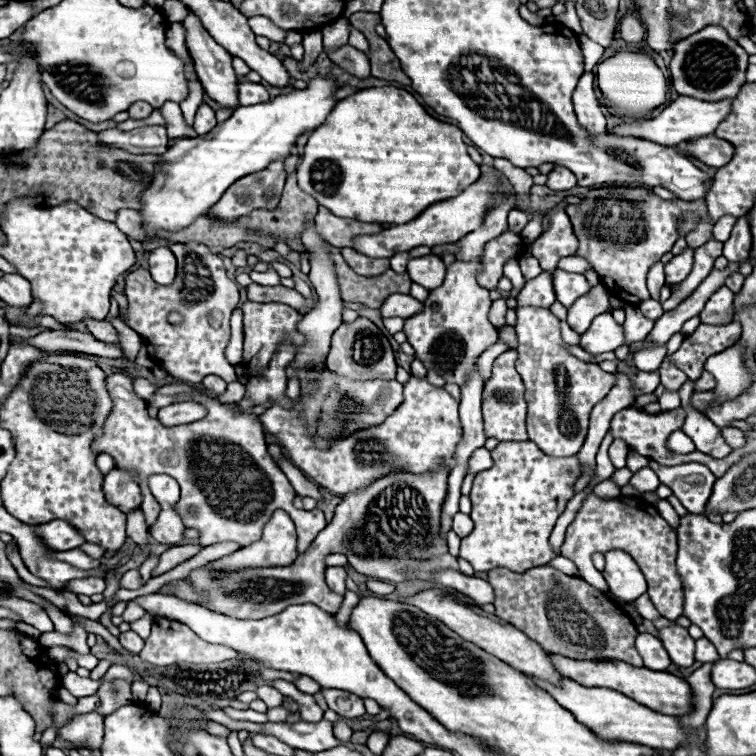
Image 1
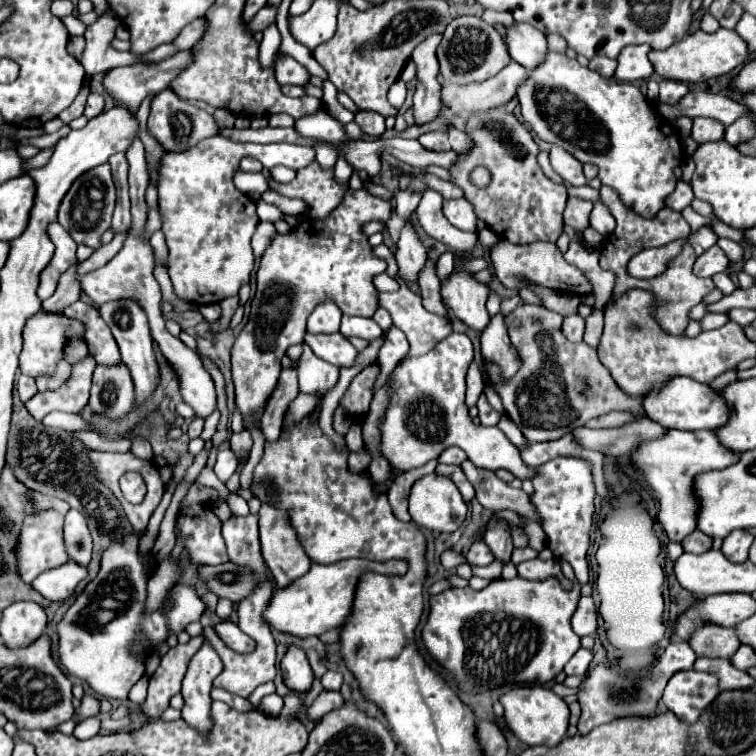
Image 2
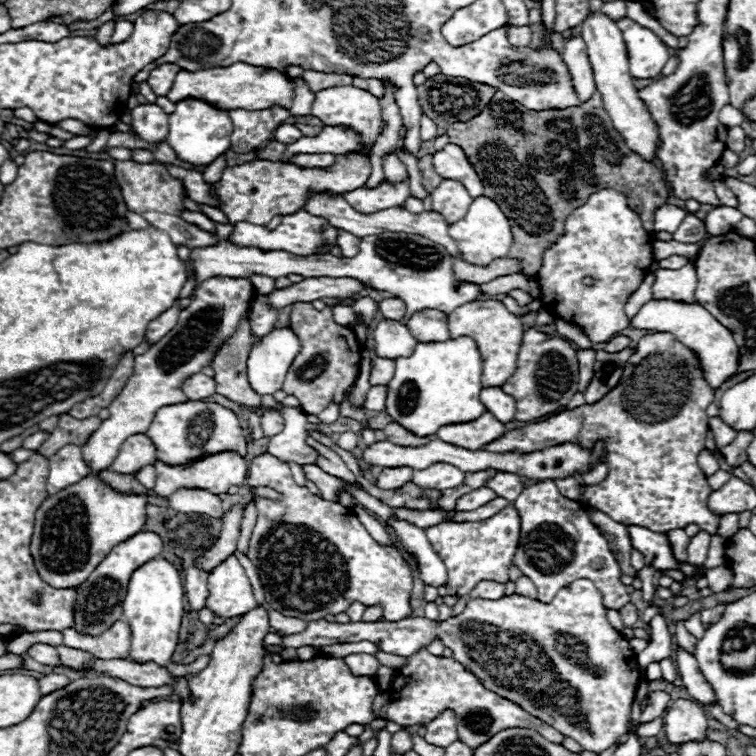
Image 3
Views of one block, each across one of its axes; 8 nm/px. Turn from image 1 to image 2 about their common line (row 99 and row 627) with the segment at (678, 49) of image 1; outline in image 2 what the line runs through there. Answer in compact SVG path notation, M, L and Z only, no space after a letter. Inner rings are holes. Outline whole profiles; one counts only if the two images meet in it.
M700 626L700 630L696 630L696 634L692 634L692 642L688 642L688 644L698 656L730 658L732 652L738 650L740 640L736 638L734 628Z

